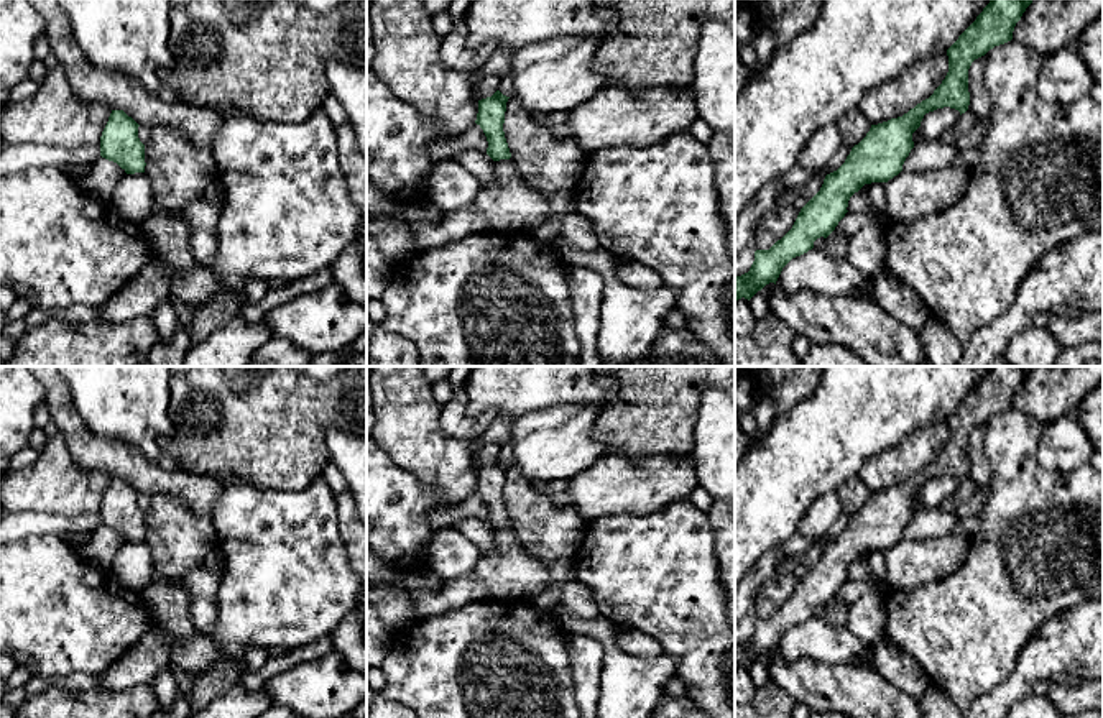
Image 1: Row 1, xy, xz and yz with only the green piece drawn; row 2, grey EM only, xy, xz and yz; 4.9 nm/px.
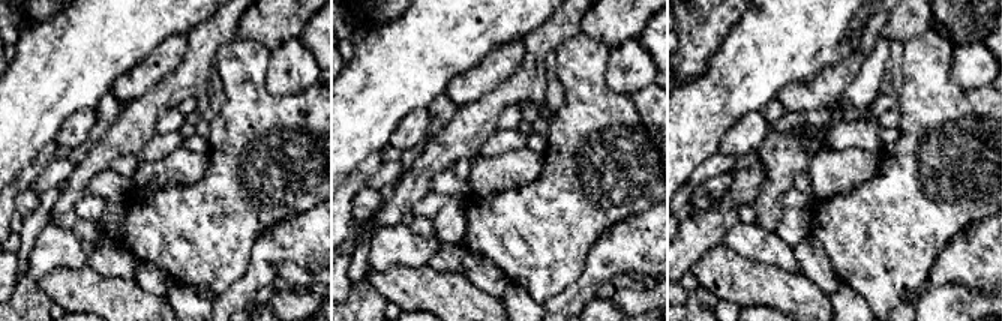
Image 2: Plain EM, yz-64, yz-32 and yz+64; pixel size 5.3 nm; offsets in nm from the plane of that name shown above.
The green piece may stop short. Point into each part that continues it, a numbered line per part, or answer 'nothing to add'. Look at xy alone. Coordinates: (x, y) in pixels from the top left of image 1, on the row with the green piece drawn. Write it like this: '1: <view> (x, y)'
nothing to add

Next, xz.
nothing to add

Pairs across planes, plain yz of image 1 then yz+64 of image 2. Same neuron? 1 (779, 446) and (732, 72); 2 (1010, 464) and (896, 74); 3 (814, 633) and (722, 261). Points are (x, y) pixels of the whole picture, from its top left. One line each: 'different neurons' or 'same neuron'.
1: same neuron
2: different neurons
3: different neurons

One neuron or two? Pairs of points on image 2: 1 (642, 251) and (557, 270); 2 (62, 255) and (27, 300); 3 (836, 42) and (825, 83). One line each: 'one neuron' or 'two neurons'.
1: two neurons
2: one neuron
3: two neurons

